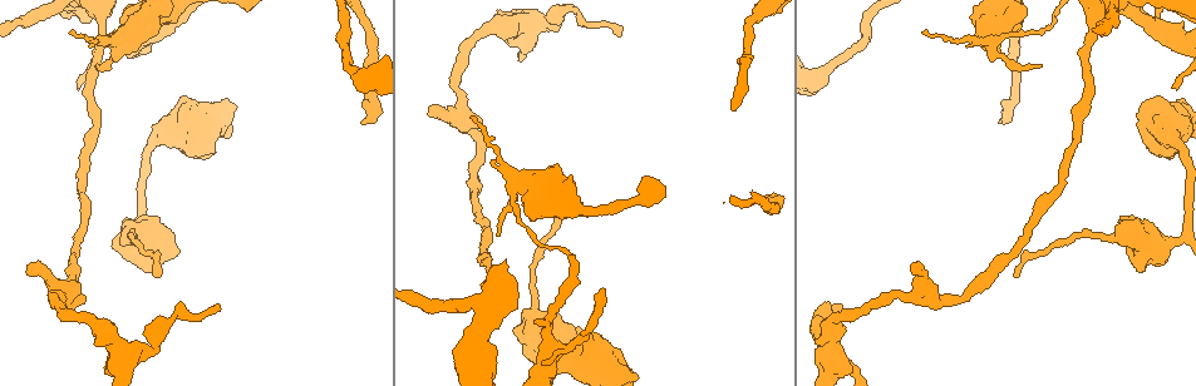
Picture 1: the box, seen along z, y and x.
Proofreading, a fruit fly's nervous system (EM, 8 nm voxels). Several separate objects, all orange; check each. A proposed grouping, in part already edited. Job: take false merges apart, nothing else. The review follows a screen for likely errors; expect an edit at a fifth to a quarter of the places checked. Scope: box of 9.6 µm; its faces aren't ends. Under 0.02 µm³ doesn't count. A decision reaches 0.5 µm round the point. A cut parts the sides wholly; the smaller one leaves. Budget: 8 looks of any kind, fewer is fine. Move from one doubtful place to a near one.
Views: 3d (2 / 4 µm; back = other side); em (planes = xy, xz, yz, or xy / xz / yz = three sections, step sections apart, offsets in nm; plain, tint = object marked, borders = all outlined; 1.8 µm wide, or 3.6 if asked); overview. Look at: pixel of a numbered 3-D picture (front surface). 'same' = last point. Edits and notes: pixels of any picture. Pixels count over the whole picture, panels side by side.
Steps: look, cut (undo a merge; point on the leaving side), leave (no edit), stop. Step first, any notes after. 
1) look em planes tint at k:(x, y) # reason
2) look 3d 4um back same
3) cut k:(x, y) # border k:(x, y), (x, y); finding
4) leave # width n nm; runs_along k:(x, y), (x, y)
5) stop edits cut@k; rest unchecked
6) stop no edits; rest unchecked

look 3d 4um at 1:(122, 350) # four arms meet

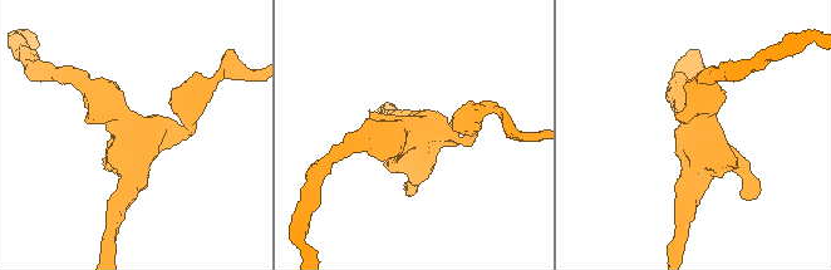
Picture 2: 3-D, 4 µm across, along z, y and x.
look em 3.6um xz step 4 tint at 2:(418, 133)

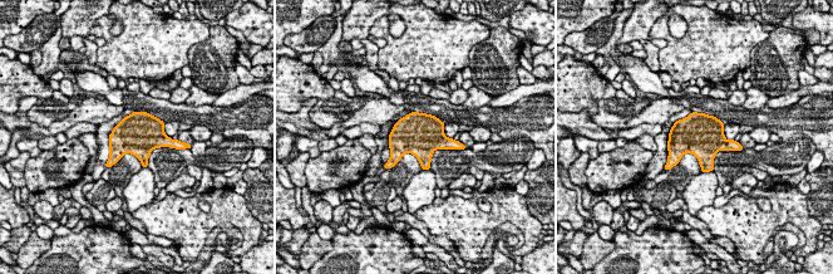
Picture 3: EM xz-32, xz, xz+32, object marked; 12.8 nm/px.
leave # width 550 nm; continuous, no second cell

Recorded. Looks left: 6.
look 3d 4um at 1:(525, 184) # abrupt turn

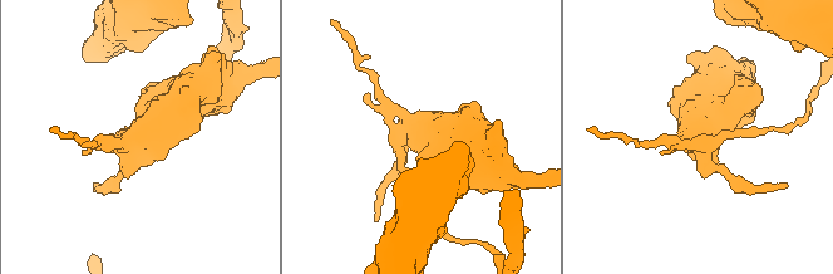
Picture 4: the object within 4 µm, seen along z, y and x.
look em 3.6um yz step 8 tint at 4:(422, 134)

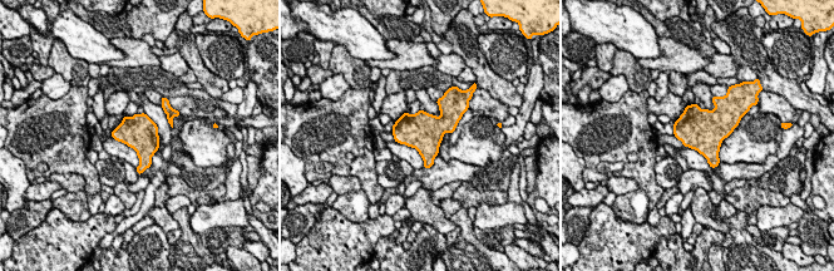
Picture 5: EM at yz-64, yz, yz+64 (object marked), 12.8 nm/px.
look em 3.6um planes tint same

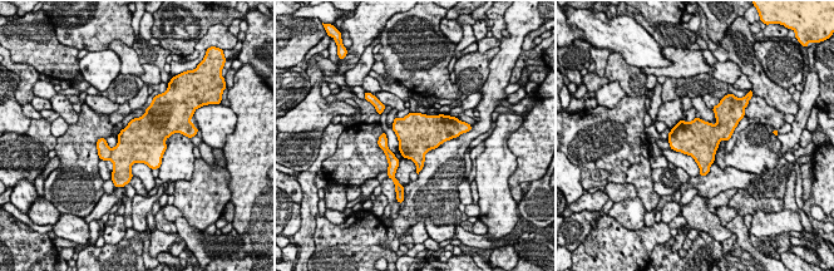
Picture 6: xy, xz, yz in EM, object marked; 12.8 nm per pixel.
leave # continuous, no second cell

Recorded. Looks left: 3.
look 3d 4um at 1:(762, 10) # calibre changes

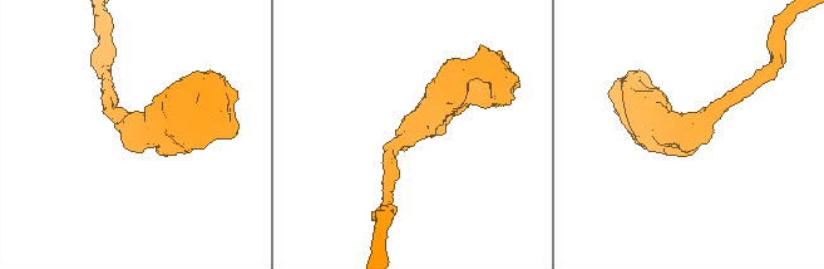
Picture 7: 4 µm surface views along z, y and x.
look em planes plain at 7:(133, 128) # arm_widths 200, 500 nm; now the EM

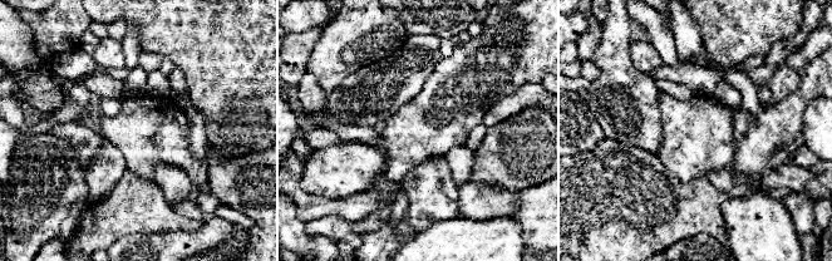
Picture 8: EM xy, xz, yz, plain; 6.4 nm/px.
look em planes borders same

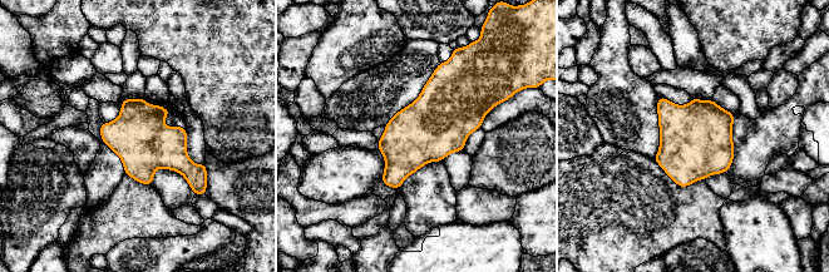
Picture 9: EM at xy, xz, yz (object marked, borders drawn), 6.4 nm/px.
leave # all the same cell

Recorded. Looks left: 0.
stop no edits; rest unchecked

